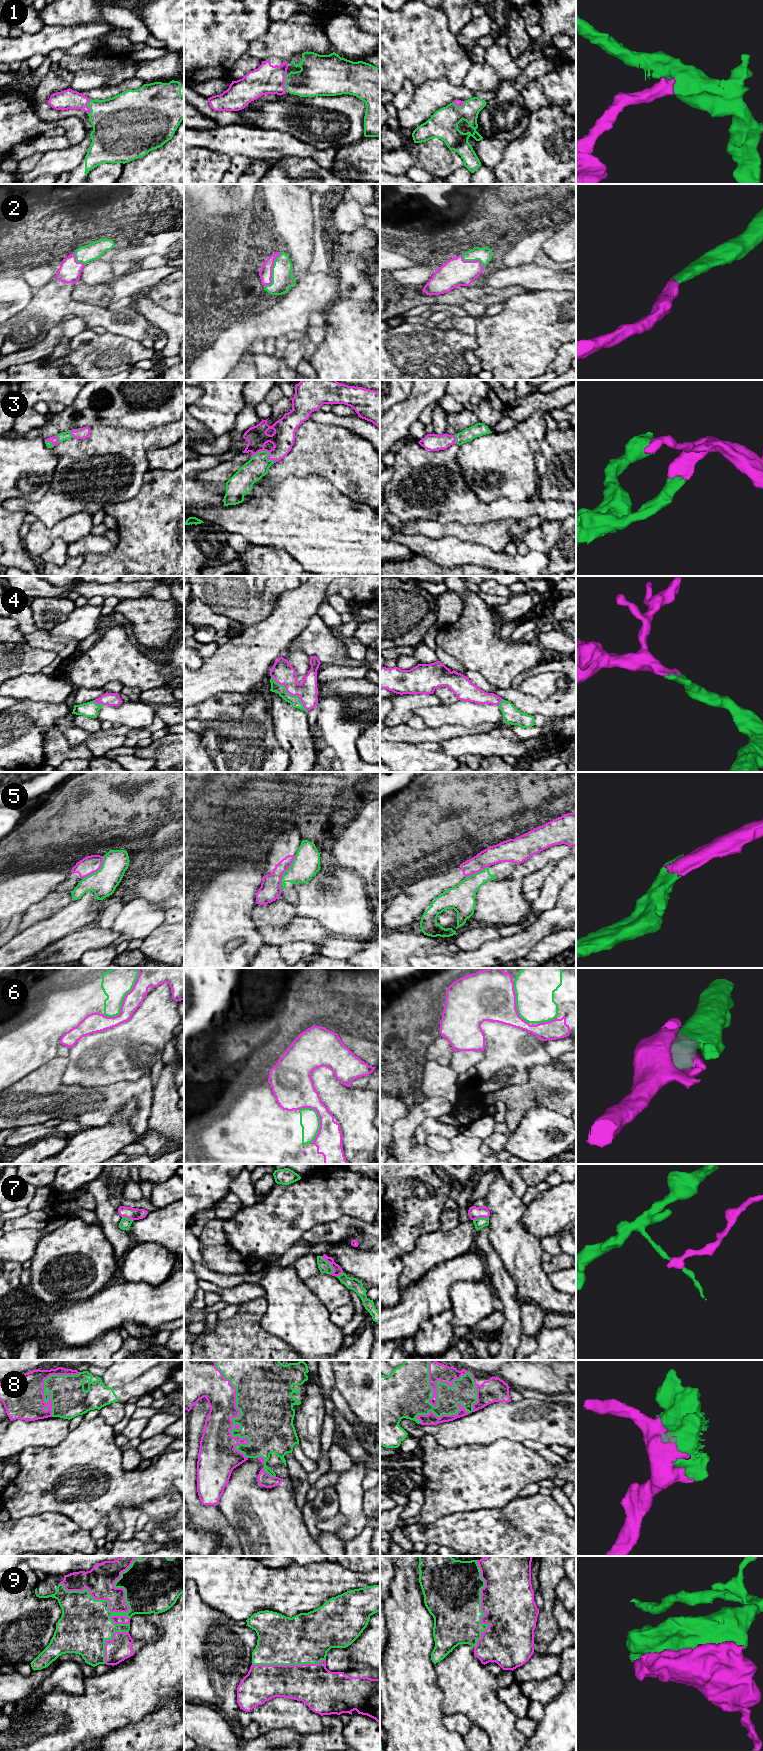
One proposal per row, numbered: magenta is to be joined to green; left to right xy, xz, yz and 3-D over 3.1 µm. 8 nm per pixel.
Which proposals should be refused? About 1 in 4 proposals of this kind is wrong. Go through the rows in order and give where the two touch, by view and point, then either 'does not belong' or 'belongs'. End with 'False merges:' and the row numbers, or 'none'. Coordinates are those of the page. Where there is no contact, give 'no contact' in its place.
1: meets green in xy at (88, 106); belongs
2: meets green in xz at (272, 271); belongs
3: meets green in xz at (267, 451); belongs
4: meets green in xz at (291, 695); belongs
5: meets green in xz at (284, 872); does not belong
6: meets green in xy at (124, 997); does not belong
7: meets green in xz at (330, 1264); does not belong
8: meets green in xz at (232, 1418); belongs
9: meets green in xy at (120, 1612); belongs
False merges: 5, 6, 7

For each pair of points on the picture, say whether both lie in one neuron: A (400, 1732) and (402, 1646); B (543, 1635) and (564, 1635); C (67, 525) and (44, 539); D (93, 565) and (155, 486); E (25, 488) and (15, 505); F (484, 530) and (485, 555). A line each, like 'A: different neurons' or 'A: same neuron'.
A: same neuron
B: different neurons
C: same neuron
D: same neuron
E: different neurons
F: different neurons

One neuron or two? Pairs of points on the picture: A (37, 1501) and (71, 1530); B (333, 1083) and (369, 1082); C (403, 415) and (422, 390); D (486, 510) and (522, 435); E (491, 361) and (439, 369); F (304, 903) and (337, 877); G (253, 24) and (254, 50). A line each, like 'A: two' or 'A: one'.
A: two
B: two
C: one
D: two
E: two
F: one
G: two

